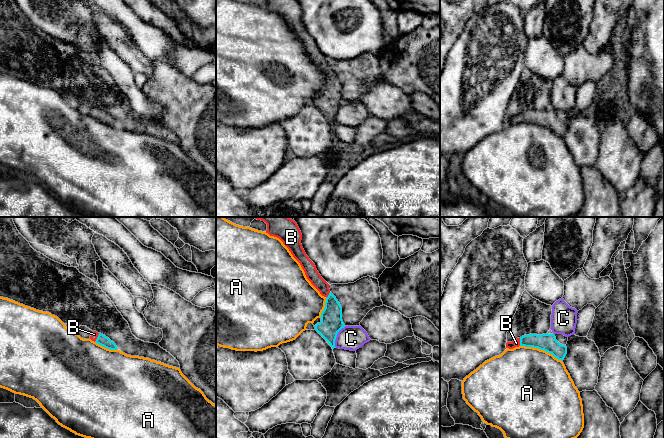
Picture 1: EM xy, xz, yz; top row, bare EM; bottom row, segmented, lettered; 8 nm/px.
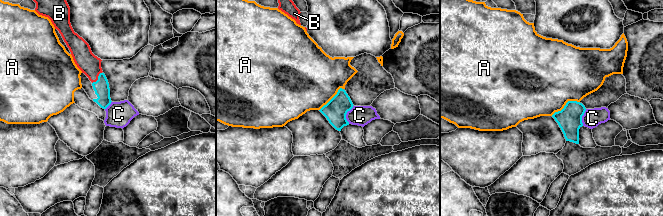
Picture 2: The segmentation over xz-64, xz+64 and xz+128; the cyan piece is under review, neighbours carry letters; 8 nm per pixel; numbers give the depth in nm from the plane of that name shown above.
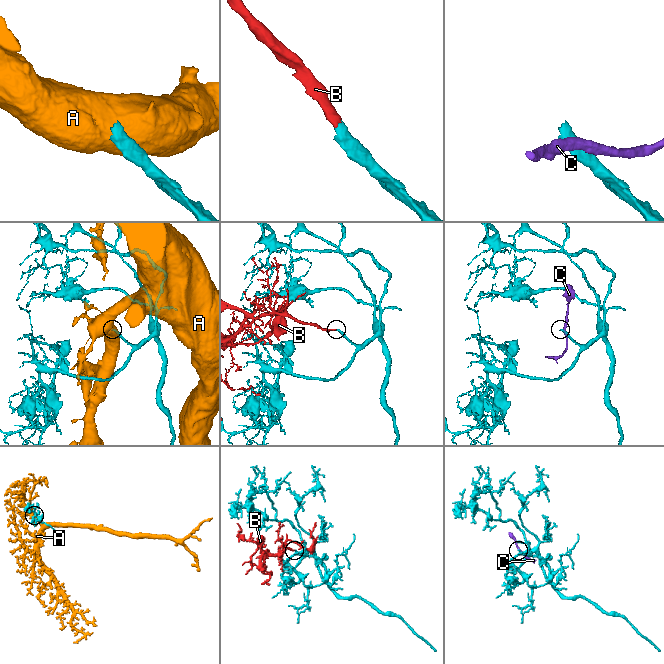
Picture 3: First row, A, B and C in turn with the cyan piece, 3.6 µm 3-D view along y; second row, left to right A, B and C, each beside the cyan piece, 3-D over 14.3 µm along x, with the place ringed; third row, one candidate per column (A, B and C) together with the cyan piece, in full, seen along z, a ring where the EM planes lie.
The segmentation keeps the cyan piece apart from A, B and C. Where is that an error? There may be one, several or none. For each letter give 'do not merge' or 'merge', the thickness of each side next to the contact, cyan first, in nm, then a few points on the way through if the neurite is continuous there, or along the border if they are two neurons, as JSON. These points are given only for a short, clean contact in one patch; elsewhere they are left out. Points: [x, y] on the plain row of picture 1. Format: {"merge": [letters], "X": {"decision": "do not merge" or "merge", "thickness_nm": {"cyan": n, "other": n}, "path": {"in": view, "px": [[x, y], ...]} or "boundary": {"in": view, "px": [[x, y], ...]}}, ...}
{"merge": ["B"], "A": {"decision": "do not merge", "thickness_nm": {"cyan": 140, "other": 500}}, "B": {"decision": "merge", "thickness_nm": {"cyan": 90, "other": 60}, "path": {"in": "xy", "px": [[102, 116], [97, 113], [94, 110]]}}, "C": {"decision": "do not merge", "thickness_nm": {"cyan": 180, "other": 190}}}

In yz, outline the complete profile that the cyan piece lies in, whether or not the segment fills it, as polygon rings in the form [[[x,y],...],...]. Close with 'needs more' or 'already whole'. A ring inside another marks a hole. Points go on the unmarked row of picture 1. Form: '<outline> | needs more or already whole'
[[[529,110],[524,111],[512,118],[506,119],[506,124],[513,125],[515,123],[525,122],[538,124],[552,130],[558,136],[563,137],[567,130],[567,123],[560,120],[554,110]]] | needs more

